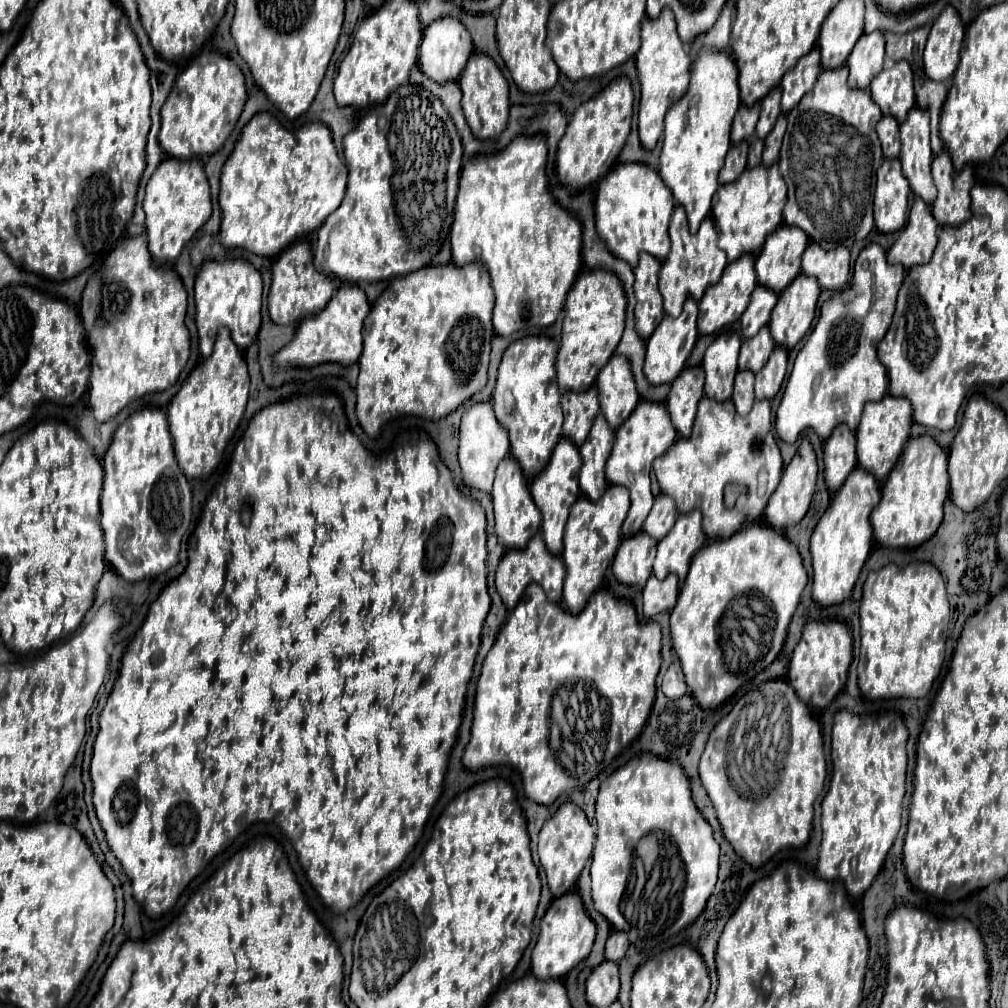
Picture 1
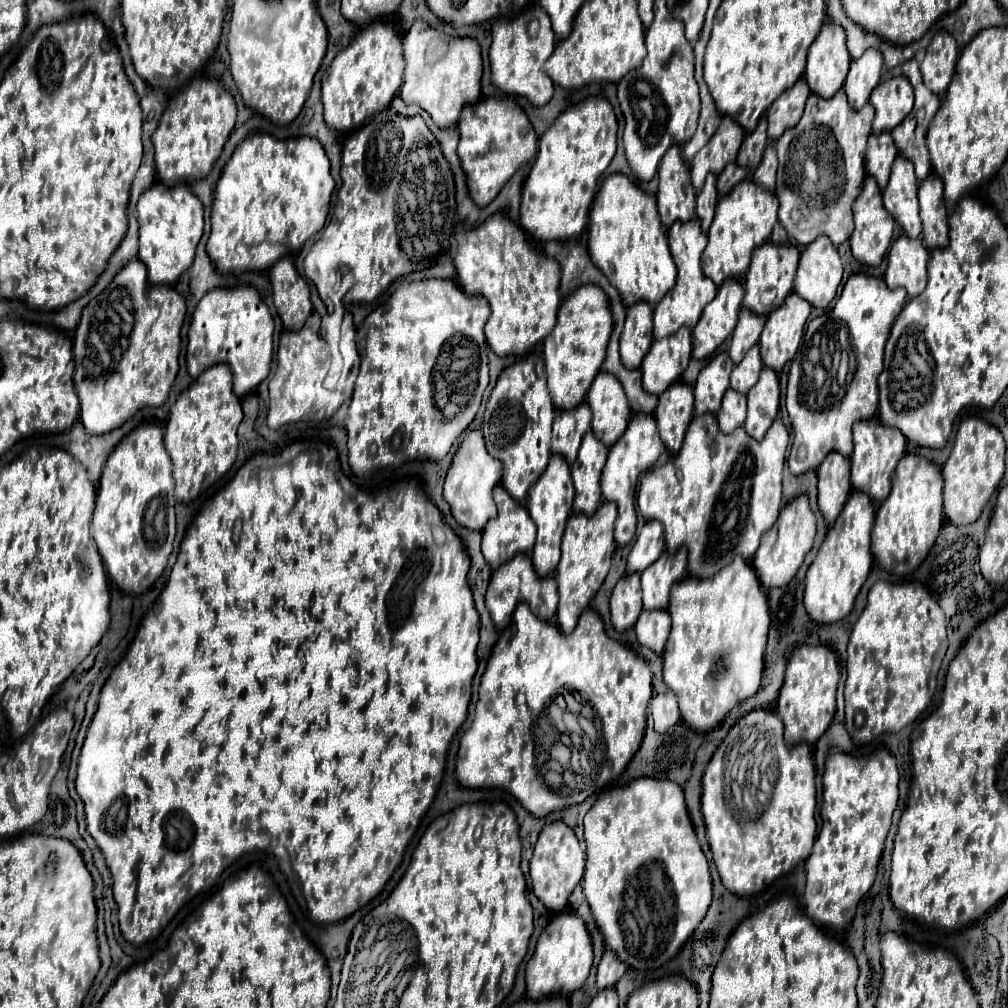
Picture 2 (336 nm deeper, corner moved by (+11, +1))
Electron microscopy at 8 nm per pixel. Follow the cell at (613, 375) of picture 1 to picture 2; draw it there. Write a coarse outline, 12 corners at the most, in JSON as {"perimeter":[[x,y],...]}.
{"perimeter":[[598,372],[586,400],[606,446],[624,434],[630,406],[616,376]]}

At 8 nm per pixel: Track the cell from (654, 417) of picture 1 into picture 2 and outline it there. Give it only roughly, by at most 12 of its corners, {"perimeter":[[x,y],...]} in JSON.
{"perimeter":[[634,414],[610,448],[600,478],[618,504],[618,546],[636,534],[638,474],[652,468],[664,442],[650,414]]}

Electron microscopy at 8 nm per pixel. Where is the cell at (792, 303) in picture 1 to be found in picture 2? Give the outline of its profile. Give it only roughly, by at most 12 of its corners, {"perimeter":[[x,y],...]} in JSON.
{"perimeter":[[792,292],[768,314],[758,342],[780,372],[796,356],[810,302]]}

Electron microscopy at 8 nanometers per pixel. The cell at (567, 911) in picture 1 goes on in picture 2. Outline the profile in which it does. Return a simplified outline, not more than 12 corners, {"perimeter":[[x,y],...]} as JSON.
{"perimeter":[[556,914],[526,964],[526,996],[570,996],[592,966],[580,916]]}

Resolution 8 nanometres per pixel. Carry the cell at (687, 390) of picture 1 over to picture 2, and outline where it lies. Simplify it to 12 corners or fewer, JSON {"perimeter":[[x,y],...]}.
{"perimeter":[[690,384],[660,394],[654,418],[670,452],[680,450],[694,416]]}

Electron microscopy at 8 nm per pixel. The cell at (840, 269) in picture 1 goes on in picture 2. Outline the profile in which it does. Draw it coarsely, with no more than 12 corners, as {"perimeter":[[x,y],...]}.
{"perimeter":[[834,244],[802,250],[794,292],[828,308],[842,280]]}

